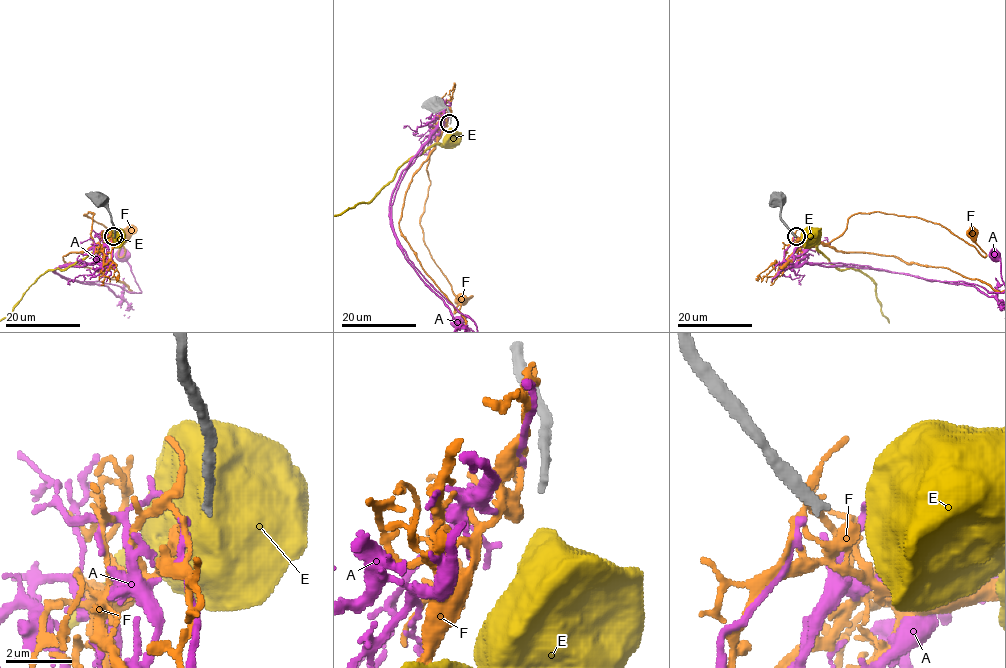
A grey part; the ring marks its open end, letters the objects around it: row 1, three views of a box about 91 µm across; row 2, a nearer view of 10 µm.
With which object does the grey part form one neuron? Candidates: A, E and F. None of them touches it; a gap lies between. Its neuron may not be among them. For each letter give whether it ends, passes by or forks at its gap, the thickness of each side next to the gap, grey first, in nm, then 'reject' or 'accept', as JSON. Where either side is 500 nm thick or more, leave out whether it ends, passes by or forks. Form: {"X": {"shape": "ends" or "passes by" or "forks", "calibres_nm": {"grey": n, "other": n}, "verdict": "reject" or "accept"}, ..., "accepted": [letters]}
{"A": {"shape": "ends", "calibres_nm": {"grey": 260, "other": 240}, "verdict": "reject"}, "E": {"calibres_nm": {"grey": 260, "other": 900}, "verdict": "reject"}, "F": {"shape": "passes by", "calibres_nm": {"grey": 260, "other": 320}, "verdict": "reject"}, "accepted": []}

